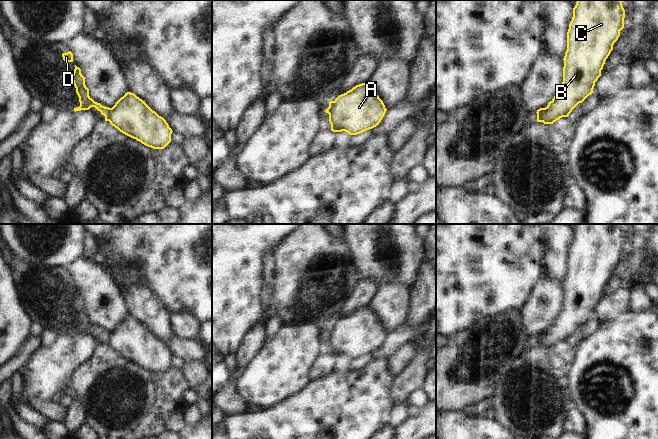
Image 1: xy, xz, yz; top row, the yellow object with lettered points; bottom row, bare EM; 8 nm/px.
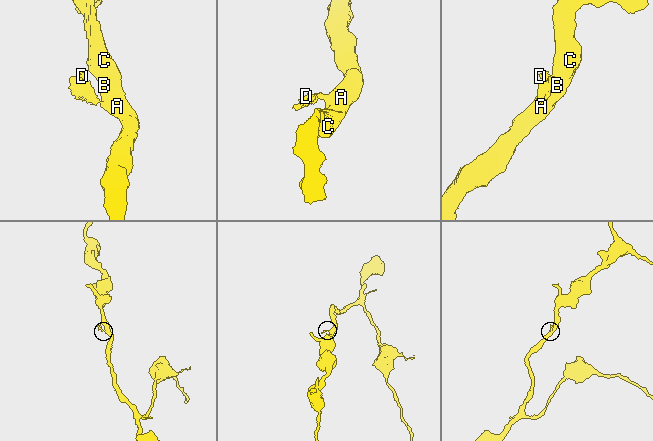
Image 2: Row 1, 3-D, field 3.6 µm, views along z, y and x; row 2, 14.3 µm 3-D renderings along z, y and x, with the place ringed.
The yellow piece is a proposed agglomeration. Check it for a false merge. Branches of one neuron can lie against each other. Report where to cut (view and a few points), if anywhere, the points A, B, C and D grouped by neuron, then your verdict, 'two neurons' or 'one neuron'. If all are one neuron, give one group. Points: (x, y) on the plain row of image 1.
cut in xy along (110, 332), (107, 344); A B C / D; two neurons

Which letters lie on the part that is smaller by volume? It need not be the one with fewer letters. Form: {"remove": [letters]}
{"remove": ["D"]}

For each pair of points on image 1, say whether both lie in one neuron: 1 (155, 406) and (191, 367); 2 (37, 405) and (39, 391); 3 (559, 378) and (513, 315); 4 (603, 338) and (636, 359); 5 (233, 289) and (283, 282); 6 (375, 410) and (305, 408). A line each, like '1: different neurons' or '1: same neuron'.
1: different neurons
2: different neurons
3: different neurons
4: same neuron
5: different neurons
6: same neuron

